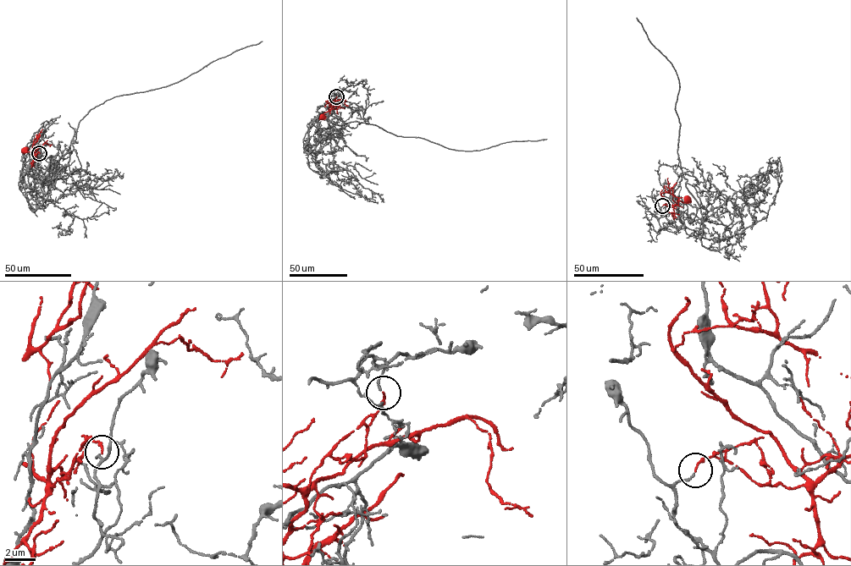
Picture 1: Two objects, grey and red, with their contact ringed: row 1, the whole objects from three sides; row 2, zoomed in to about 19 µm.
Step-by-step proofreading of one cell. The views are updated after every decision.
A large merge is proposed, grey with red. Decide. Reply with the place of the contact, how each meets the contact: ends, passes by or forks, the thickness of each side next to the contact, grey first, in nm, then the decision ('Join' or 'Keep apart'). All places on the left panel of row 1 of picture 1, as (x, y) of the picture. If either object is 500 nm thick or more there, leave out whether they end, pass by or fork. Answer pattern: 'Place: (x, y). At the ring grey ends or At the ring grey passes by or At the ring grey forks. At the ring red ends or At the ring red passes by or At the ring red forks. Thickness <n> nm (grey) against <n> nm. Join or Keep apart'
Place: (39, 153). At the ring grey ends. At the ring red ends. Thickness 110 nm (grey) against 140 nm. Keep apart

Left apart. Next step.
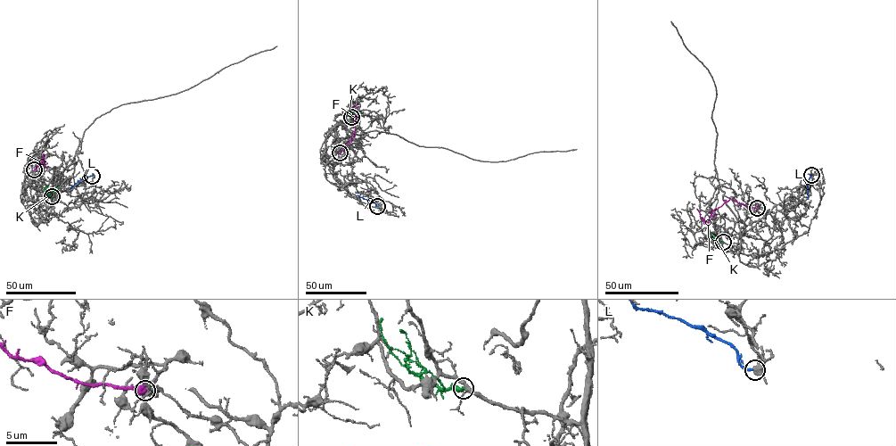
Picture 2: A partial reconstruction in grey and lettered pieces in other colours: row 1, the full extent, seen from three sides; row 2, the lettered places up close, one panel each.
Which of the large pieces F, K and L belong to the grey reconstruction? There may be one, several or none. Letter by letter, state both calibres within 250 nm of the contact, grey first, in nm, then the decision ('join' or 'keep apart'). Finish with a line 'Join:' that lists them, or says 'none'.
F: 120/600 nm | keep apart
K: 240/180 nm | keep apart
L: 360/180 nm | keep apart
Join: none

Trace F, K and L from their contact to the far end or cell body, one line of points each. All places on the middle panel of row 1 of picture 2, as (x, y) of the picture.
F: (340, 152), (354, 136), (356, 118), (351, 110), (358, 106)
K: (351, 117), (349, 115), (354, 111), (361, 112)
L: (378, 206), (356, 195)

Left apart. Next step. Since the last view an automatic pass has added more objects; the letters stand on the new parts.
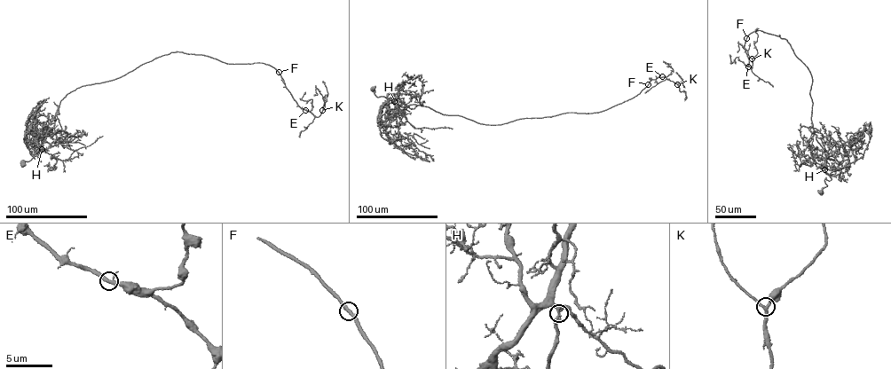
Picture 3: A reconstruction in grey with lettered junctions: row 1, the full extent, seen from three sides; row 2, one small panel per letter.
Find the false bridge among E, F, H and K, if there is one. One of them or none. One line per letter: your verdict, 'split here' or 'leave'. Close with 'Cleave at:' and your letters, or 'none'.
E: leave
F: leave
H: leave
K: leave
Cleave at: none

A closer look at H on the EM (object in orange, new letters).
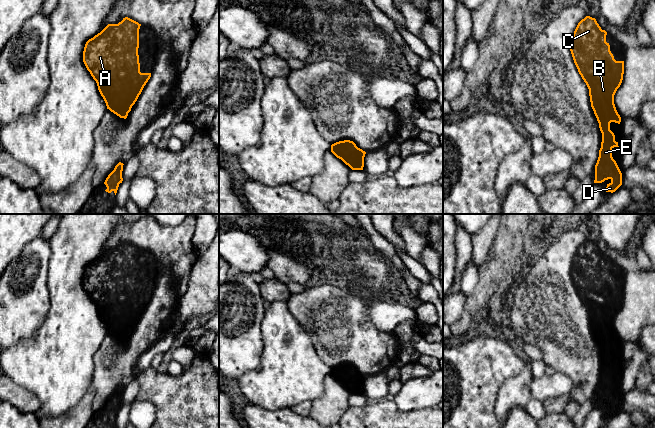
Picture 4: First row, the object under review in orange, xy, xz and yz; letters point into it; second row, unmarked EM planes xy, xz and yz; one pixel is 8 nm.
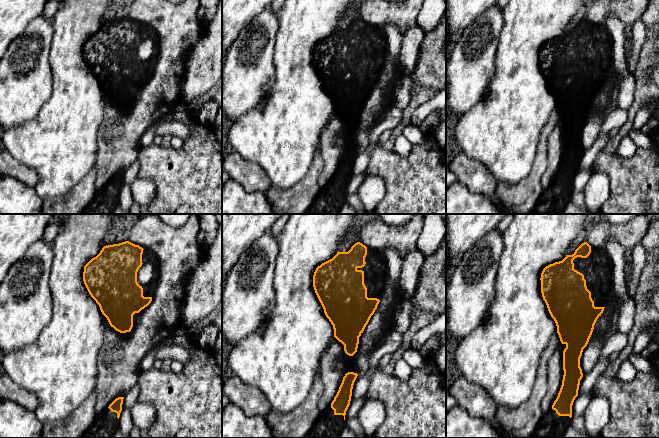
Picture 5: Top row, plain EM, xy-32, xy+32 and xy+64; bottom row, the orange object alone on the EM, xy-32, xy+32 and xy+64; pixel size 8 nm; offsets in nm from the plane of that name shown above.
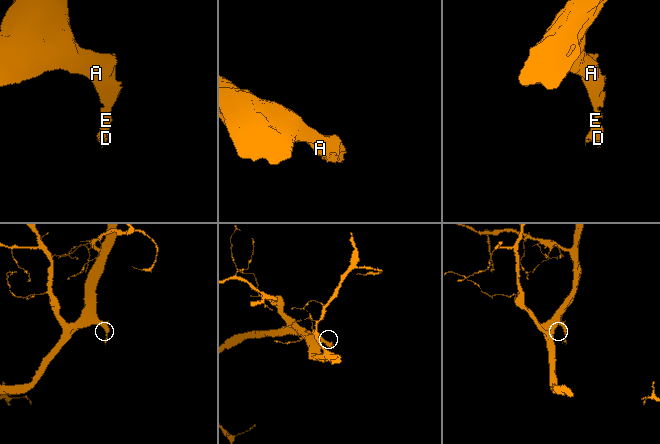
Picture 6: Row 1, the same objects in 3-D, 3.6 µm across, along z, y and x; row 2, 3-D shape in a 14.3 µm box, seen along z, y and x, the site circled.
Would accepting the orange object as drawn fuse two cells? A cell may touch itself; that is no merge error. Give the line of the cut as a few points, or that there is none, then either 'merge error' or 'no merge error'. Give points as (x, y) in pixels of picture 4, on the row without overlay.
no cut; no merge error

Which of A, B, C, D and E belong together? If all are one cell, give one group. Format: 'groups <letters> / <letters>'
groups A B C D E

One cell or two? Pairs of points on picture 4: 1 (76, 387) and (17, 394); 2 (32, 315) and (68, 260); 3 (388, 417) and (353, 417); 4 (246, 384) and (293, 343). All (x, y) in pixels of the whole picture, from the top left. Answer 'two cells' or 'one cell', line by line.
1: two cells
2: two cells
3: one cell
4: one cell

